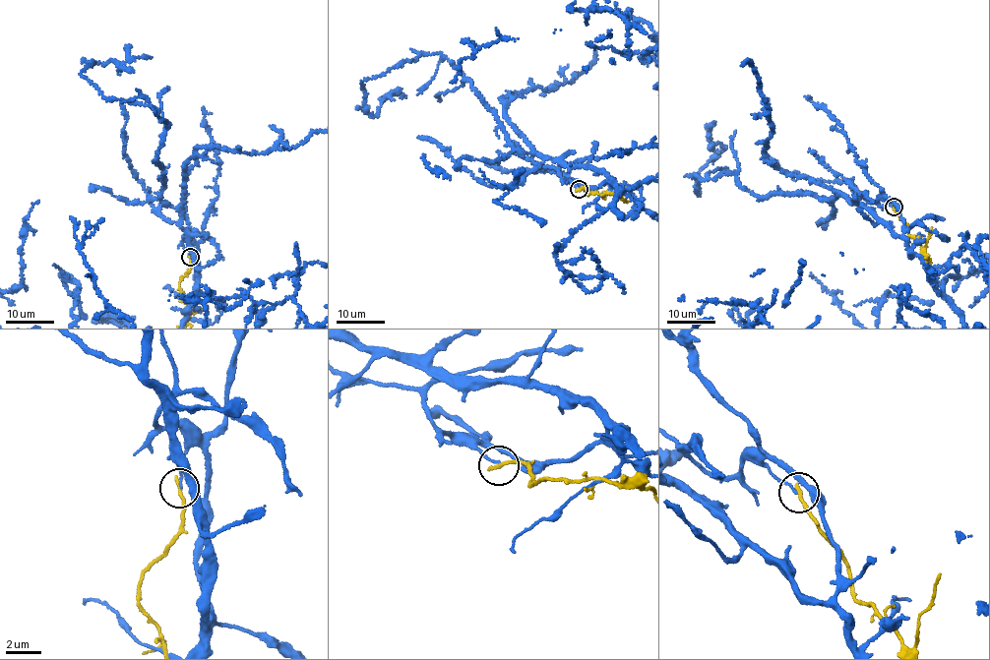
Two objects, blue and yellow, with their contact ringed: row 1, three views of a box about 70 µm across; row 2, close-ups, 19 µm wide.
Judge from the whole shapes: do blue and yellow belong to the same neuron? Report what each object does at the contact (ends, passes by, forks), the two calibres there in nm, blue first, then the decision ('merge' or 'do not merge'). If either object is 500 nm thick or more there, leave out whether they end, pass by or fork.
blue ends there; yellow ends there; 120 nm thick on the blue side, 240 nm on the other; do not merge

